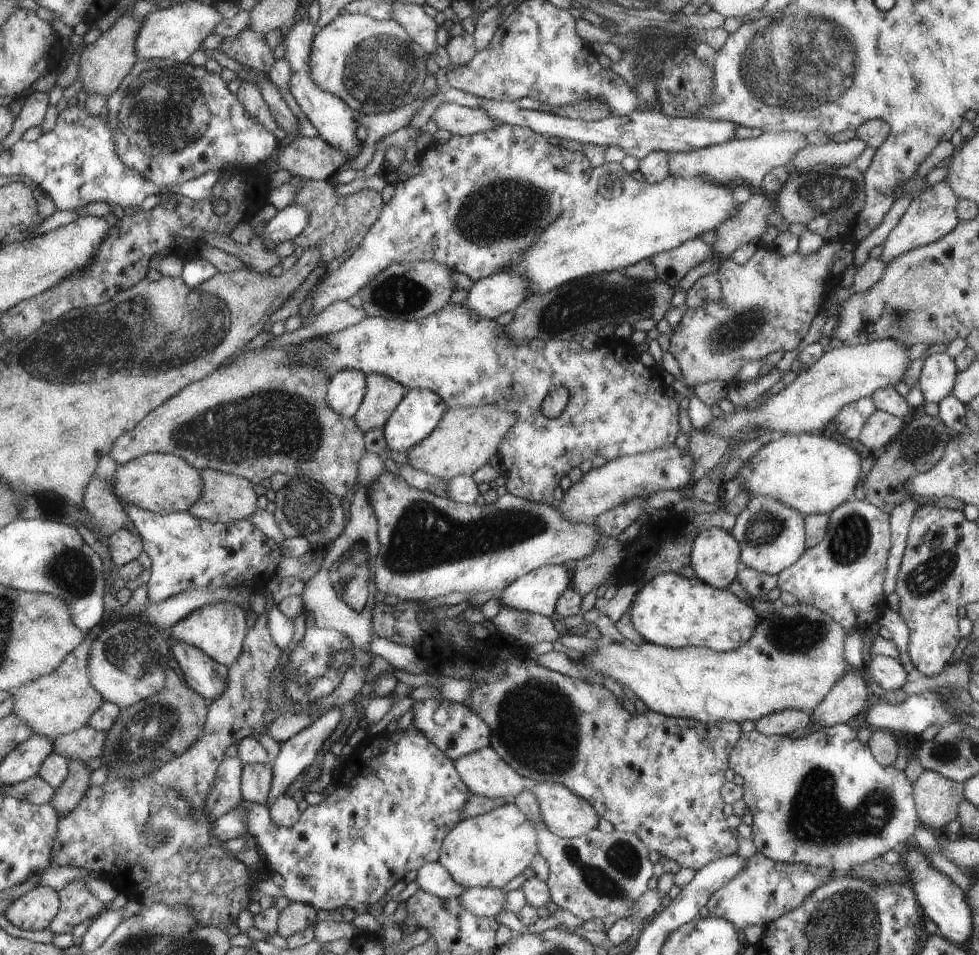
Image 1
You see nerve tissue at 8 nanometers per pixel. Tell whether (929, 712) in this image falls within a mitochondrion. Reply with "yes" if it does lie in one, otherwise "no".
no

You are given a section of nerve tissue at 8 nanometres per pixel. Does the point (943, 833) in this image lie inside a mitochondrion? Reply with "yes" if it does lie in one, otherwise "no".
no

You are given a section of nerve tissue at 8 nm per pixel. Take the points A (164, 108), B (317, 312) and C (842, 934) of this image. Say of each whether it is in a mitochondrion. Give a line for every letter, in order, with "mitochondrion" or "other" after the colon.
A: mitochondrion
B: other
C: mitochondrion

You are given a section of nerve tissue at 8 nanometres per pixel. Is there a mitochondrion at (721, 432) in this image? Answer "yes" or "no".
no

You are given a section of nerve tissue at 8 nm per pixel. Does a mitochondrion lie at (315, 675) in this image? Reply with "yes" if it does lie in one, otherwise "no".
yes

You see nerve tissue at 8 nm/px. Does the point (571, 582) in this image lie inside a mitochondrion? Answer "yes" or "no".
no

